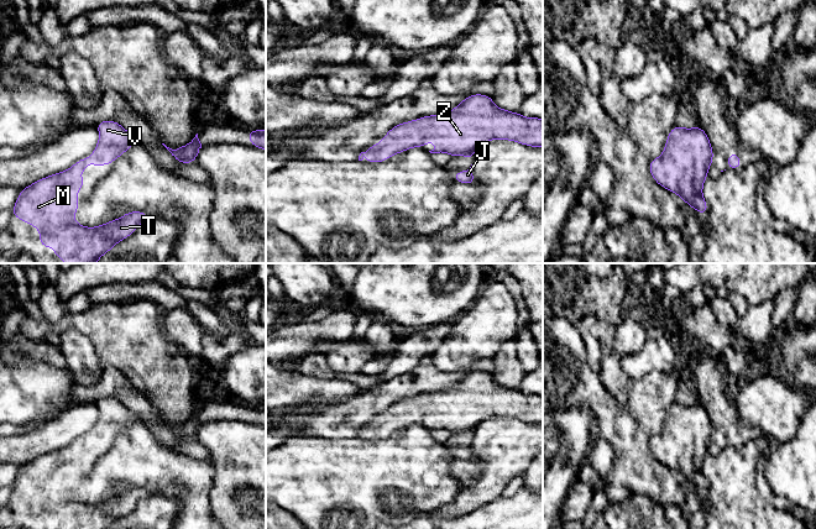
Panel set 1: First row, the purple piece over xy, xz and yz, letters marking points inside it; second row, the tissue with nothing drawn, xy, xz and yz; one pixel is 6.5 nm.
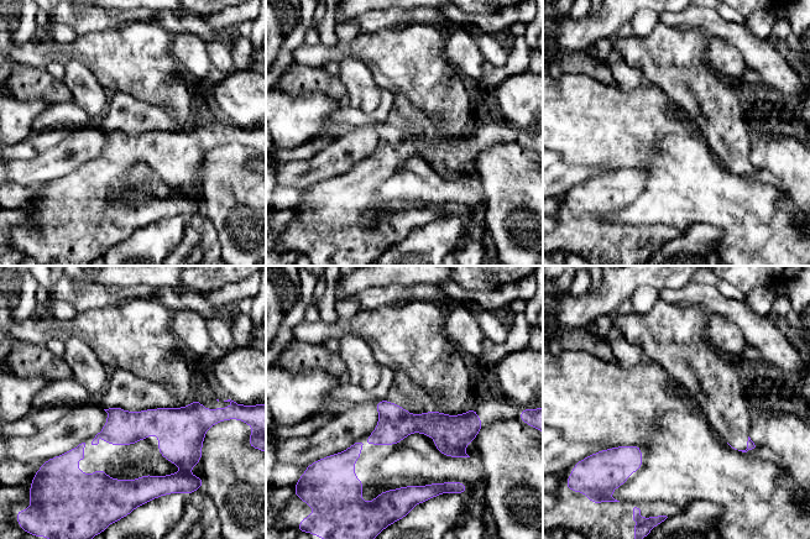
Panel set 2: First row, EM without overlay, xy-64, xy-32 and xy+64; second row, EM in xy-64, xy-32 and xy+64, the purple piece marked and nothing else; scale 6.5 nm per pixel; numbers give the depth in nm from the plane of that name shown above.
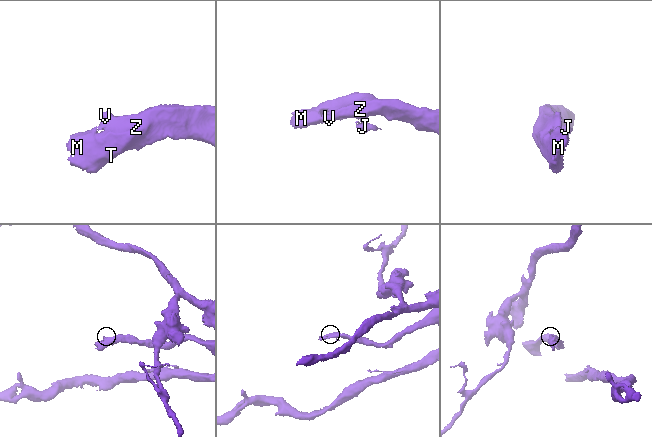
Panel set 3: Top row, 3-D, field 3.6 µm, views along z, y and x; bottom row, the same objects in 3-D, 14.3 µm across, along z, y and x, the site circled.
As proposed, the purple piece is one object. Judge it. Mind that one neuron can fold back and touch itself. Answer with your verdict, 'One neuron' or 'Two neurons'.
Two neurons

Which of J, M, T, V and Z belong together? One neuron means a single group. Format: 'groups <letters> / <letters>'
groups J / M T V Z

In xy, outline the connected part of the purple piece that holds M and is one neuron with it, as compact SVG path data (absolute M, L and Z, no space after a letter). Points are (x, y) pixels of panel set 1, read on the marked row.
M101 120L96 125L96 130L100 137L91 156L85 156L68 169L47 176L22 188L12 208L14 218L40 229L40 245L42 247L53 247L54 255L67 263L96 263L116 243L135 234L141 222L151 219L145 211L129 211L119 219L95 227L85 227L74 221L74 214L82 204L78 201L77 194L79 188L85 185L87 177L79 179L74 178L73 174L75 172L84 174L88 162L91 166L108 166L115 162L119 156L134 146L135 141L134 136L116 121Z

